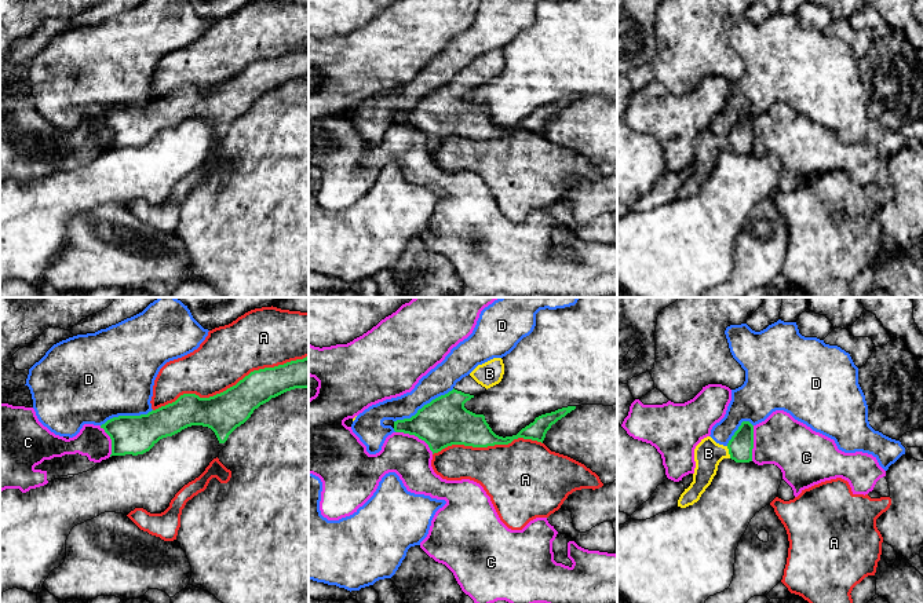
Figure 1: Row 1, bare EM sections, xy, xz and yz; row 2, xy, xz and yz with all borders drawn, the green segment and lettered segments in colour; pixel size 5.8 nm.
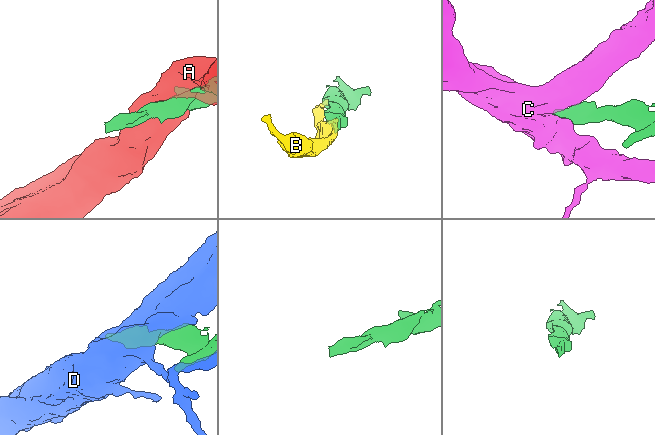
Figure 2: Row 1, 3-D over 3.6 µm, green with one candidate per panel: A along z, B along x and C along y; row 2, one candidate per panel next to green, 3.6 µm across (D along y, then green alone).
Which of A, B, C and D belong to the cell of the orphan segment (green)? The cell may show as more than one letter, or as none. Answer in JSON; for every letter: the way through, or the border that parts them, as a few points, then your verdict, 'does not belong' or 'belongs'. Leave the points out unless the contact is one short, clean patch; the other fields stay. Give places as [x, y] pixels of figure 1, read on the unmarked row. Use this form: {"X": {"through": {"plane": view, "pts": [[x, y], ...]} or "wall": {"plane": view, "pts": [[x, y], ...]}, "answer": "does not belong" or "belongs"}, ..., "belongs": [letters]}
{"A": {"answer": "does not belong"}, "B": {"answer": "belongs"}, "C": {"wall": {"plane": "xz", "pts": [[396, 123], [416, 127], [433, 145]]}, "answer": "does not belong"}, "D": {"answer": "does not belong"}, "belongs": ["B"]}

